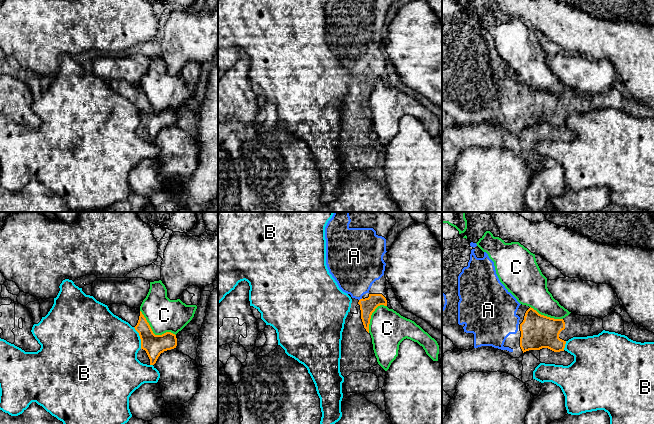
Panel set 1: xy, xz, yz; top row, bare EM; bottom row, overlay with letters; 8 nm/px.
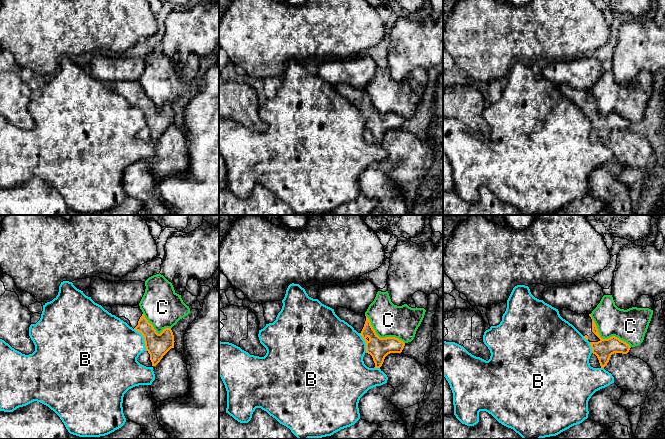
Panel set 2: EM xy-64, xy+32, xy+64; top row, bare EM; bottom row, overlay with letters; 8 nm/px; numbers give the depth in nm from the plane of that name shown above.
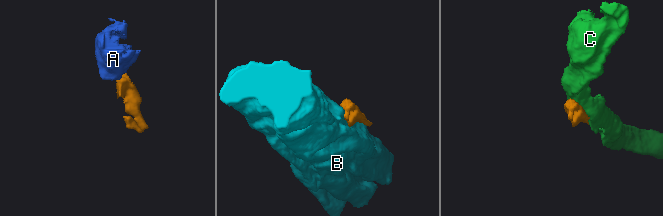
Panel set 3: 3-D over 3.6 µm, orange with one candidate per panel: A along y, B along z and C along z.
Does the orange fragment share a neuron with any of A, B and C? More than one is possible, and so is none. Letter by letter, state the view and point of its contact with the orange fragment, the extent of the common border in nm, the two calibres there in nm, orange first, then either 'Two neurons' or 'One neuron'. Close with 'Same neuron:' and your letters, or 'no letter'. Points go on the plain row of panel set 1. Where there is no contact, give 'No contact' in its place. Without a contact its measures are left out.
A: Touches orange at xz (360, 75). Shared border 40 nm. Thickness 130 nm (orange) against 360 nm. One neuron
B: Touches orange at xy (140, 114). Shared border 190 nm. Thickness 170 nm (orange) against 460 nm. Two neurons
C: Touches orange at xy (152, 108). Shared border 360 nm. Thickness 170 nm (orange) against 280 nm. Two neurons
Same neuron: A

